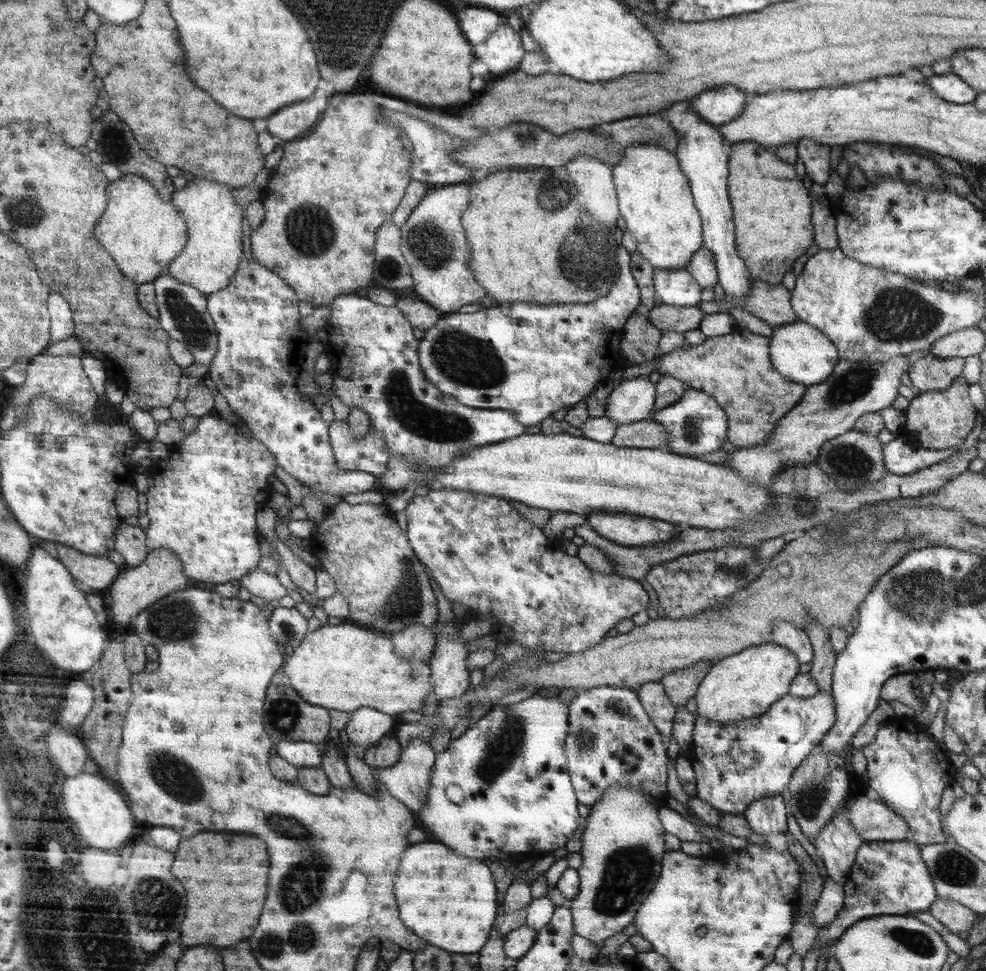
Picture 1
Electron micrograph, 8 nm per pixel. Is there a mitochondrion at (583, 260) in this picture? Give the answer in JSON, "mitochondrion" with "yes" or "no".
{"mitochondrion":"yes"}

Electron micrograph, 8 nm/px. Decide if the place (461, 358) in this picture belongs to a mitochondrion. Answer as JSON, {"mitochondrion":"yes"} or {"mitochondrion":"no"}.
{"mitochondrion":"yes"}

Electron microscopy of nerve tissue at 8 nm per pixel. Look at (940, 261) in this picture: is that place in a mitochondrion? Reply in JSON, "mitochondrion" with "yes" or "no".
{"mitochondrion":"no"}

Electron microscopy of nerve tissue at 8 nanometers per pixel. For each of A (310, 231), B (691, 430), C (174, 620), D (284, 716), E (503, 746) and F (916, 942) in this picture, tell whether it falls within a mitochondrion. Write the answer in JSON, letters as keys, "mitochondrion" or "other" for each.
{"A":"mitochondrion","B":"mitochondrion","C":"mitochondrion","D":"mitochondrion","E":"mitochondrion","F":"mitochondrion"}

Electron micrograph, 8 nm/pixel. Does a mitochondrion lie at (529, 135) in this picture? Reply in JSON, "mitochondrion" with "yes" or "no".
{"mitochondrion":"no"}

